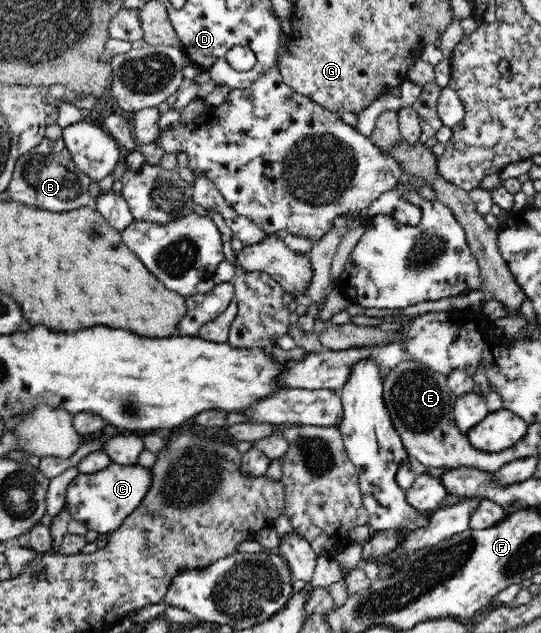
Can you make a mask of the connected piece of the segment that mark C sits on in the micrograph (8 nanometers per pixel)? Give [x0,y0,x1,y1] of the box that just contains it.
[65,463,152,534]

